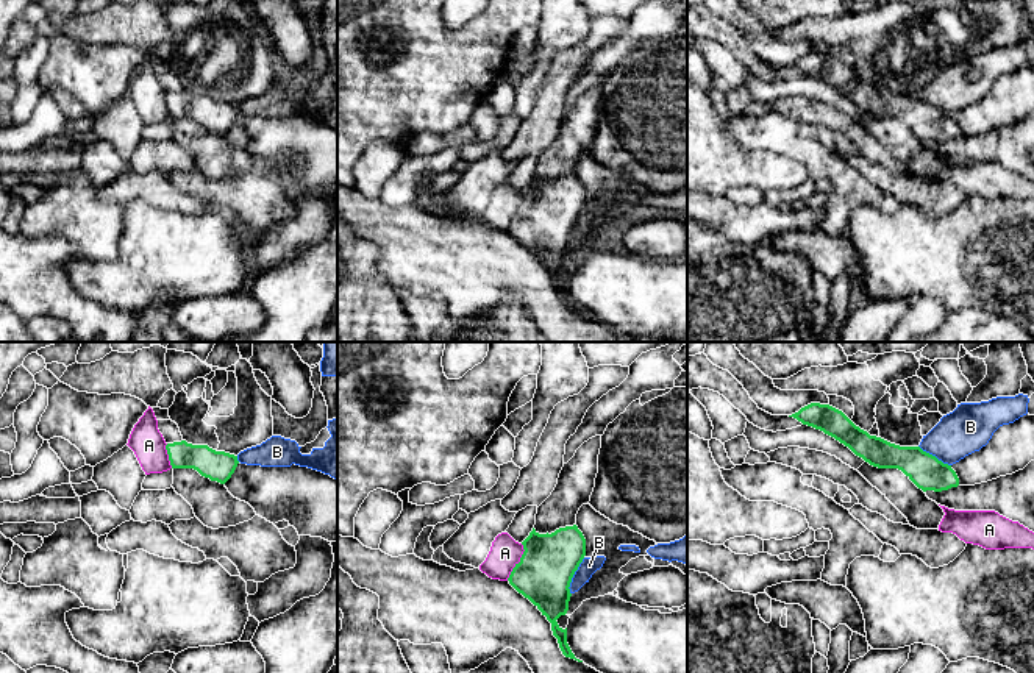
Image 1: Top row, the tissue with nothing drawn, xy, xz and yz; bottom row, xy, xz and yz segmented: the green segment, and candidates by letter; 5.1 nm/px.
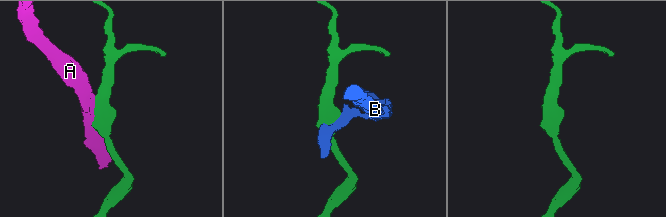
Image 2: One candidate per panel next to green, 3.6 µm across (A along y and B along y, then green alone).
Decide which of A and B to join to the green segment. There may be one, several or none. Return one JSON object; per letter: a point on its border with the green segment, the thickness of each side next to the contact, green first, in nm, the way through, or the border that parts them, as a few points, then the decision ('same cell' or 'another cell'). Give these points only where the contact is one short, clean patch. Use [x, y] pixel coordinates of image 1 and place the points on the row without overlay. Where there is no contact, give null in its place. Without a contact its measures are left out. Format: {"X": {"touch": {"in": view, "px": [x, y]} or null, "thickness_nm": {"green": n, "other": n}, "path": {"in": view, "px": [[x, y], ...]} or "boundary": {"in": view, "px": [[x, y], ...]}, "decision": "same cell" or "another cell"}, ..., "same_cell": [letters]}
{"A": {"touch": {"in": "xz", "px": [519, 213]}, "thickness_nm": {"green": 280, "other": 160}, "boundary": {"in": "xz", "px": [[522, 194], [524, 203], [520, 211], [506, 230]]}, "decision": "another cell"}, "B": {"touch": {"in": "xz", "px": [572, 227]}, "thickness_nm": {"green": 280, "other": 90}, "boundary": {"in": "xz", "px": [[584, 208], [572, 228], [570, 244]]}, "decision": "another cell"}, "same_cell": []}

